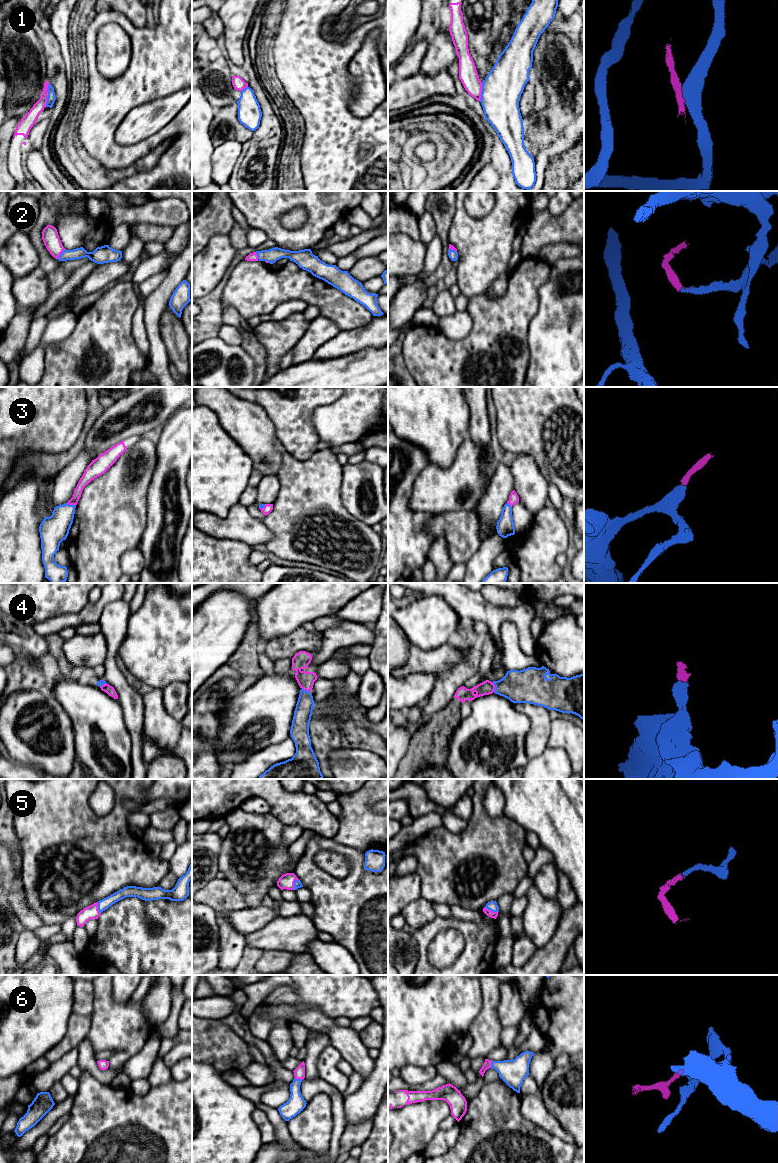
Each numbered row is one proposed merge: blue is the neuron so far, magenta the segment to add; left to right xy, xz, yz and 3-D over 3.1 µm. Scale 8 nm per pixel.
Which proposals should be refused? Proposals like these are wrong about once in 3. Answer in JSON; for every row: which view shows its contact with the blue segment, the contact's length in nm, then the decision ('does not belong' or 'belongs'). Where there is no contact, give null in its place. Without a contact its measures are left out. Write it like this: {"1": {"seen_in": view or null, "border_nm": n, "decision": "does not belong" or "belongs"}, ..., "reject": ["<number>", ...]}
{"1": {"seen_in": "xy", "border_nm": 190, "decision": "does not belong"}, "2": {"seen_in": "xy", "border_nm": 110, "decision": "belongs"}, "3": {"seen_in": "xy", "border_nm": 80, "decision": "belongs"}, "4": {"seen_in": "yz", "border_nm": 80, "decision": "belongs"}, "5": {"seen_in": "xz", "border_nm": 100, "decision": "belongs"}, "6": {"seen_in": "xz", "border_nm": 60, "decision": "belongs"}, "reject": ["1"]}

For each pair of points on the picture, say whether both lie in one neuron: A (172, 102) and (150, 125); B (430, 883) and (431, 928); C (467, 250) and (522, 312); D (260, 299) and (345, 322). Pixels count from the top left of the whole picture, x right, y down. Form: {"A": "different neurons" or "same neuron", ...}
{"A": "same neuron", "B": "different neurons", "C": "different neurons", "D": "same neuron"}

